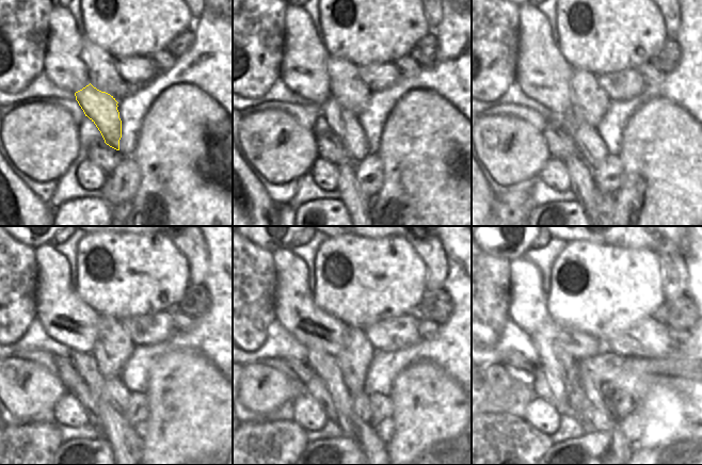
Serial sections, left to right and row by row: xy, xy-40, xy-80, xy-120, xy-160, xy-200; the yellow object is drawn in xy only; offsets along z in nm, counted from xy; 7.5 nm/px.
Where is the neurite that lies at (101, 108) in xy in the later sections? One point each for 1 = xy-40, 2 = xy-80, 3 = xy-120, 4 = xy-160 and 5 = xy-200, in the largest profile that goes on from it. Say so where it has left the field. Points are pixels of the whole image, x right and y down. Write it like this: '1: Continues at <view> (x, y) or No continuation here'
1: Continues at xy-40 (345, 124)
2: Continues at xy-80 (592, 148)
3: Continues at xy-120 (118, 395)
4: Continues at xy-160 (361, 401)
5: Continues at xy-200 (592, 419).

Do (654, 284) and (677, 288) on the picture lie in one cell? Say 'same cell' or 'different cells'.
different cells

